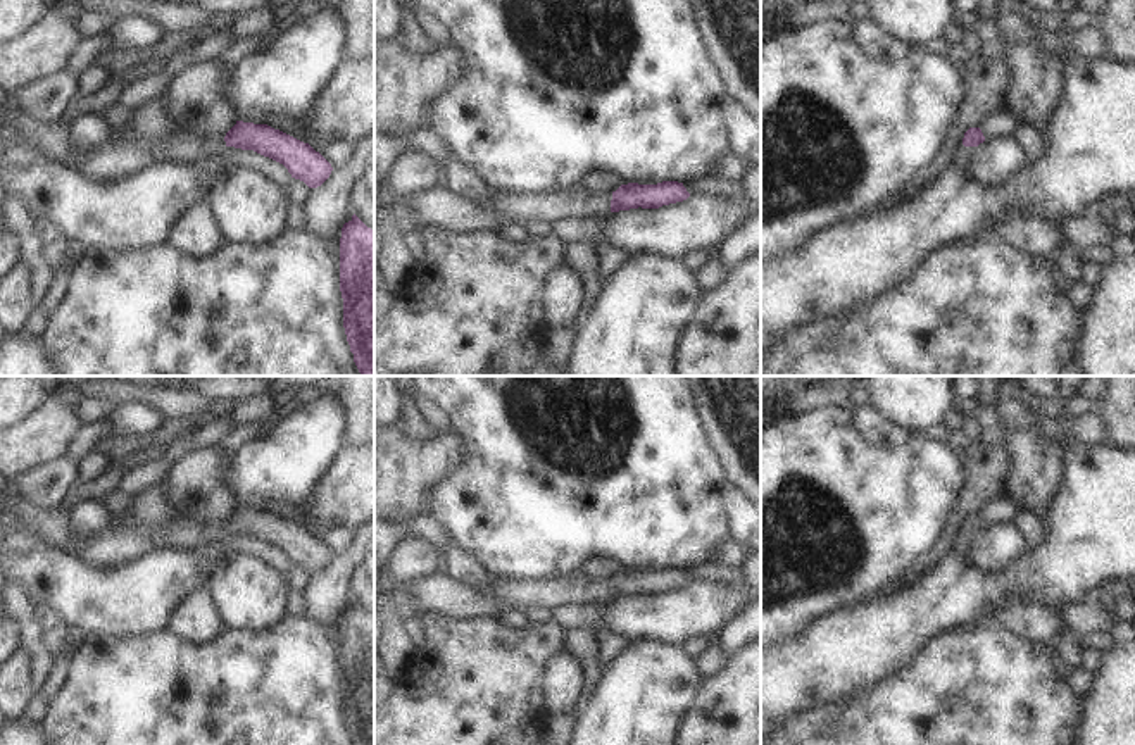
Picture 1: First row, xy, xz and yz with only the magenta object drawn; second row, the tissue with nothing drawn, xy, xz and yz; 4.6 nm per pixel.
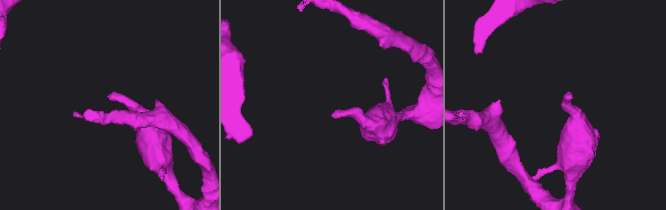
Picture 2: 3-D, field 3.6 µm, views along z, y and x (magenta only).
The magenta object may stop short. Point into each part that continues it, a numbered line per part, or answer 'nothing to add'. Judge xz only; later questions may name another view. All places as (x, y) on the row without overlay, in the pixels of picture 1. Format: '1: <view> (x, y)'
1: xz (438, 594).

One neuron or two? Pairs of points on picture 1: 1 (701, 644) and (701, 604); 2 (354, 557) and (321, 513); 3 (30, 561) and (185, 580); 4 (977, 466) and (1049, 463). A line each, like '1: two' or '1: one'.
1: two
2: two
3: one
4: two

